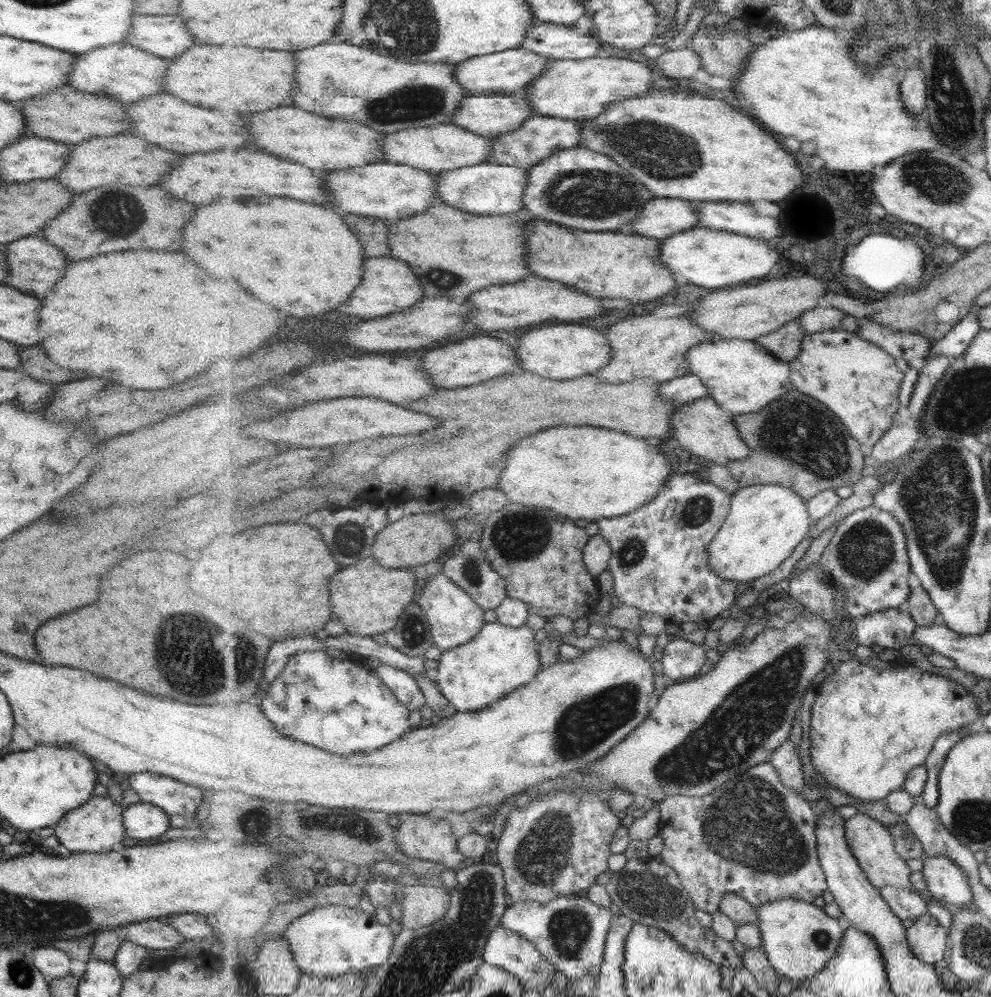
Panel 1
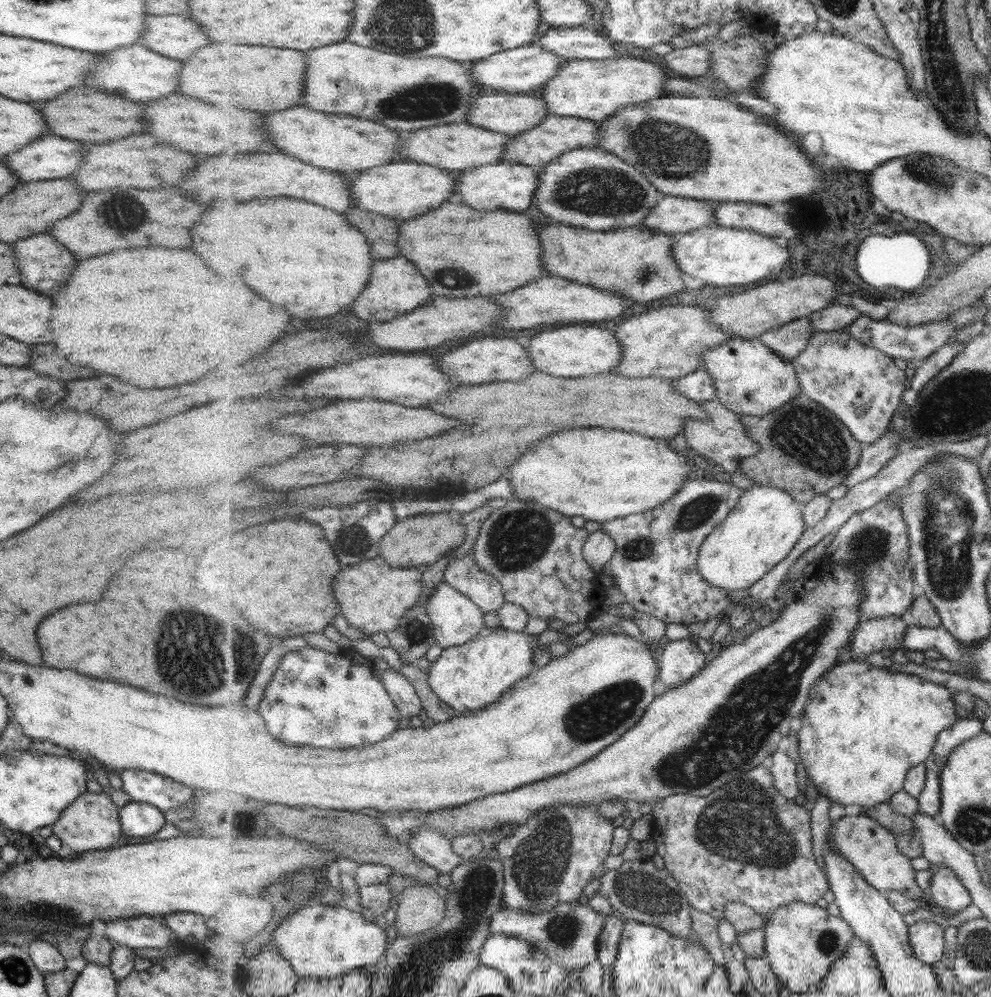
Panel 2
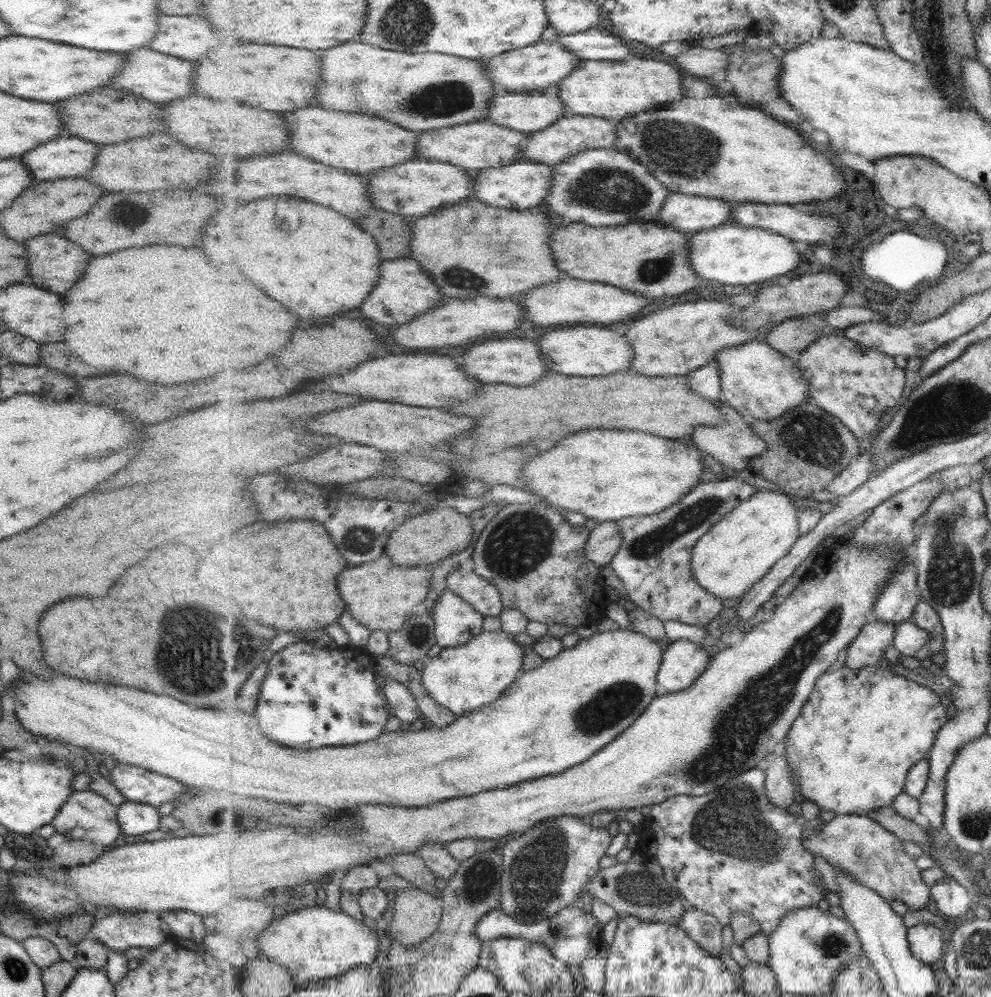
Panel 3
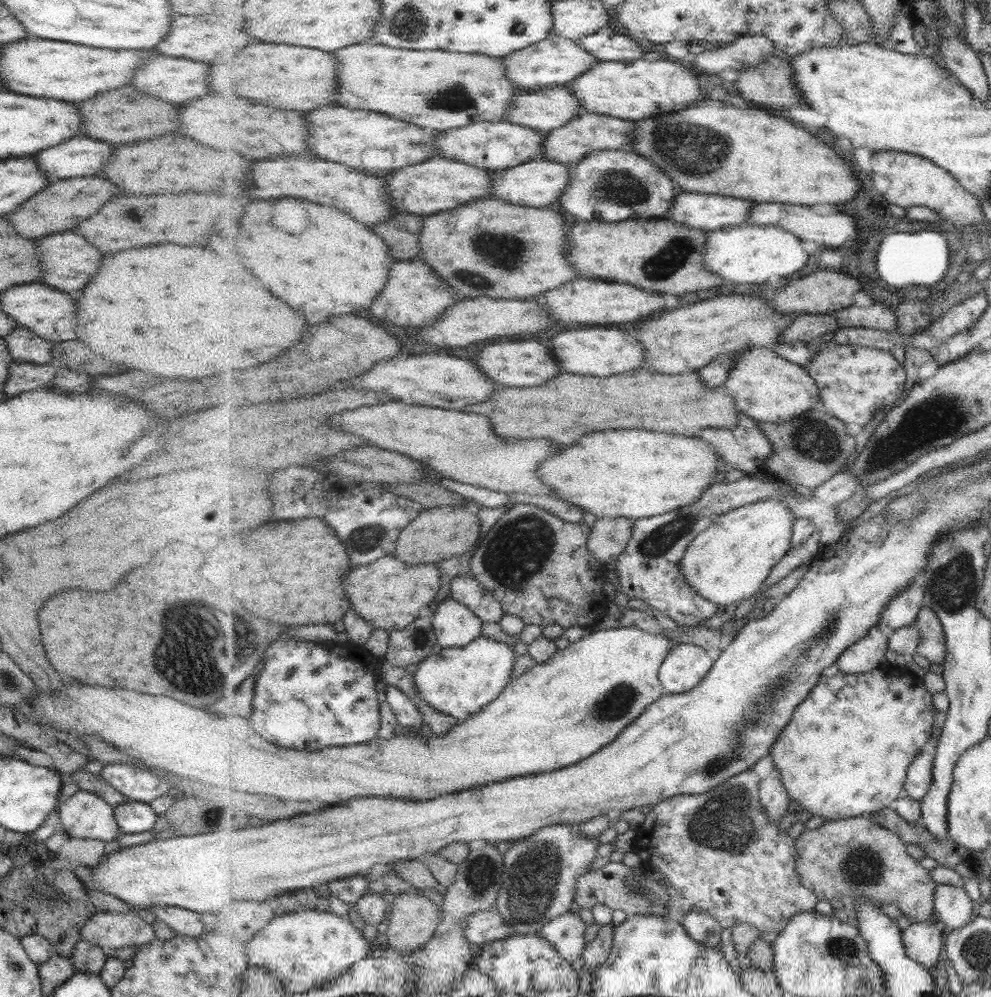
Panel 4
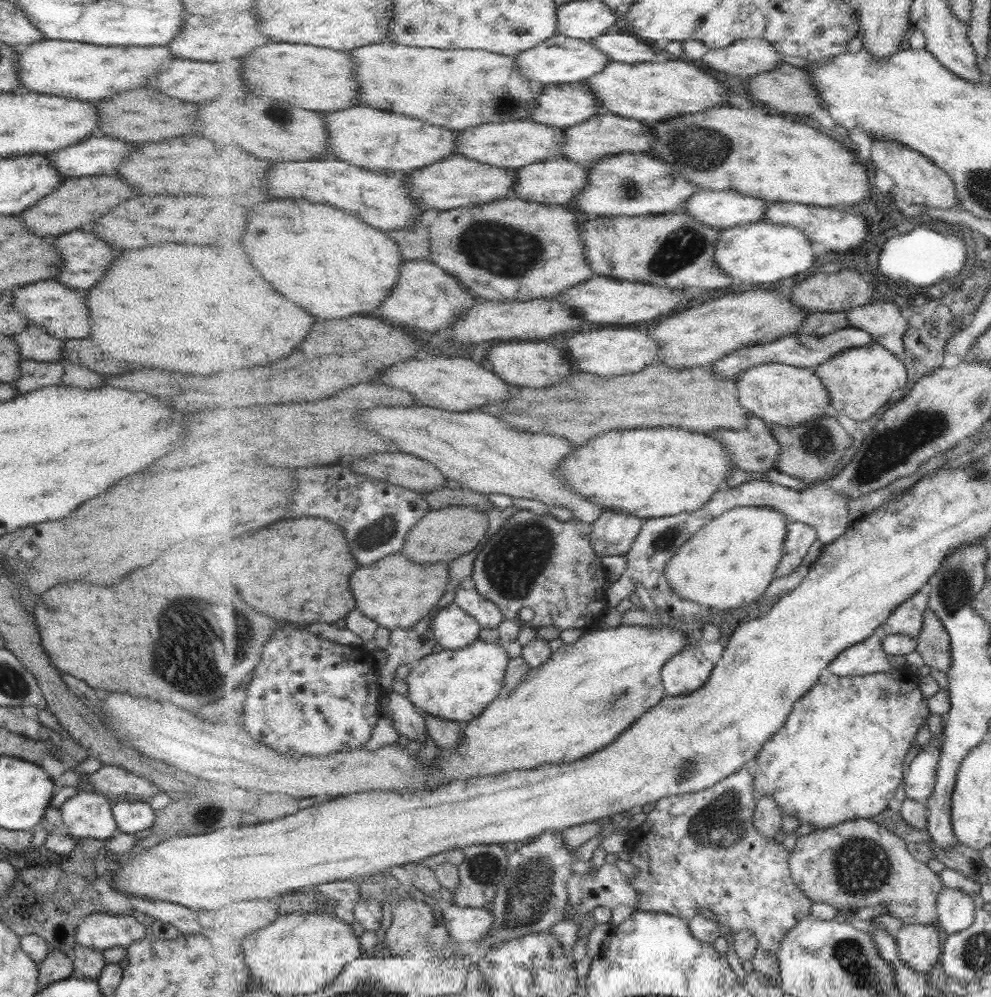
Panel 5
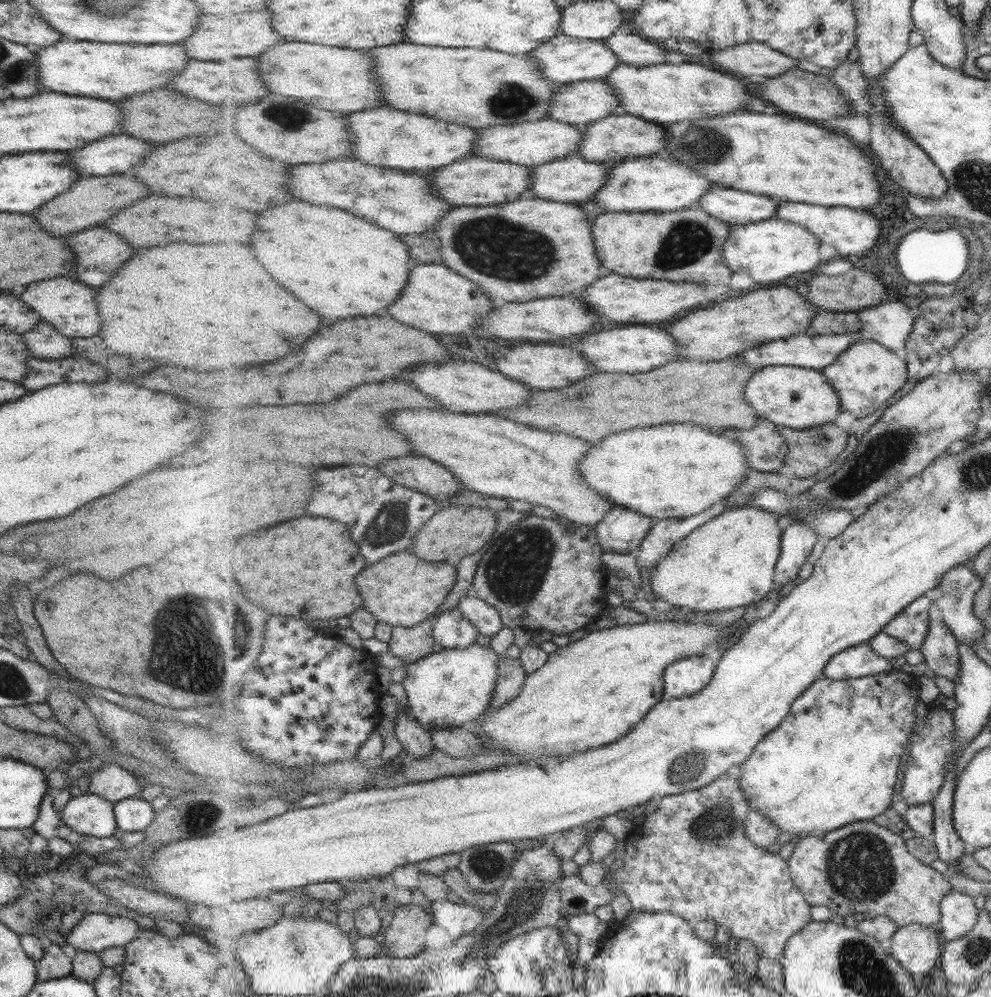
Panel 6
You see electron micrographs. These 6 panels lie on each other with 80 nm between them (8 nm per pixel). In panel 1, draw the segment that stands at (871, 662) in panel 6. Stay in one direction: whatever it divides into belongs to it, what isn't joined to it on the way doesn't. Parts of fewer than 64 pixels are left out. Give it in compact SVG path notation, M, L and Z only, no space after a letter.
M891 608L858 620L855 628L858 644L865 646L877 644L882 648L895 650L907 644L914 644L912 636L918 623L909 611L905 613L902 609Z

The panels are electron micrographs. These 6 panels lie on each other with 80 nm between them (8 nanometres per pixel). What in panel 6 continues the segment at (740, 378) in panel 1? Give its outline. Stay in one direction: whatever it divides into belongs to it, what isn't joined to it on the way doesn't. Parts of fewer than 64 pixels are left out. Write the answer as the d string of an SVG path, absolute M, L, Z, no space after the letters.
M769 365L761 368L748 382L746 396L760 417L772 420L778 426L799 430L836 422L844 412L842 400L827 375L824 375L822 371L795 365Z

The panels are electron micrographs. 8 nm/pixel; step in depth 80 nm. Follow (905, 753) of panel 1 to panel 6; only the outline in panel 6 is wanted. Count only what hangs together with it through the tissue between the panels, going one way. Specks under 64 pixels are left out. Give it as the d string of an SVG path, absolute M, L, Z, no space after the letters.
M893 673L864 675L861 678L845 680L833 680L827 676L821 676L793 703L790 714L786 716L781 726L774 732L765 735L762 740L763 744L759 743L759 748L755 748L755 752L751 754L751 760L747 760L739 766L741 768L740 785L752 809L768 816L775 826L778 826L782 832L788 832L795 841L796 838L799 839L803 836L823 836L848 824L873 820L876 816L882 815L891 807L893 793L899 786L897 780L899 780L901 758L907 752L906 745L910 744L910 736L915 732L915 725L919 720L915 711L915 706L919 702L917 690L919 687L915 680Z

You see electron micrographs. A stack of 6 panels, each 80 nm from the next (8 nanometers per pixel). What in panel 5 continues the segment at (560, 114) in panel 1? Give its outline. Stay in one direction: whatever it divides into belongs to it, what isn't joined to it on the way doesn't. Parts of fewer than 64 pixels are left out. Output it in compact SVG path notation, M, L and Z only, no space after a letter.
M680 58L627 64L612 60L603 72L588 79L587 84L598 96L604 113L631 117L650 125L677 116L695 114L728 104L727 88L717 78L706 74L696 62Z

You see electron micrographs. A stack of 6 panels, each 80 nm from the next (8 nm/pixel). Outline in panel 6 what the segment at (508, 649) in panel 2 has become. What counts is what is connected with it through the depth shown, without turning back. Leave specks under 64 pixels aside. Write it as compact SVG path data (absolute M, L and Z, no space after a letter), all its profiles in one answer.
M472 644L464 649L444 649L440 653L427 655L417 662L407 665L406 677L402 684L406 688L405 701L412 715L431 732L434 728L451 728L467 724L471 720L479 721L487 712L494 697L494 690L503 657L491 647Z

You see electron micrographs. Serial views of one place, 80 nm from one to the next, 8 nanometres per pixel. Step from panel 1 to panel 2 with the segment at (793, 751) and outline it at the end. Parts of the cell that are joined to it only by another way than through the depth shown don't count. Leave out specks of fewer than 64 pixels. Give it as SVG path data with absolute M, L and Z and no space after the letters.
M775 751L769 761L774 776L775 788L779 794L787 798L795 798L799 794L799 778L797 778L797 762L785 752Z

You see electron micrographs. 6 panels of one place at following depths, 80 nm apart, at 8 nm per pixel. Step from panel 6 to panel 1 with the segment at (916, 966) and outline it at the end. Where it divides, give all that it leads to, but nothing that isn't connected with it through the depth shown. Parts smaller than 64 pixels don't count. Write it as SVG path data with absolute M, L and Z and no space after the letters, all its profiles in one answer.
M930 913L920 916L907 927L907 938L911 951L919 960L935 966L935 962L943 963L947 952L949 932L931 916Z

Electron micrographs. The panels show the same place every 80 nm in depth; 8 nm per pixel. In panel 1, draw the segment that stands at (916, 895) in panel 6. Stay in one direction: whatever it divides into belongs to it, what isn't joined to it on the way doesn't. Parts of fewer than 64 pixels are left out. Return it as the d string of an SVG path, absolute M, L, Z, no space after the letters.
M857 812L846 820L846 835L855 858L878 889L885 886L915 889L911 880L912 871L907 866L905 859L899 856L893 835L882 821L875 820L868 814Z

